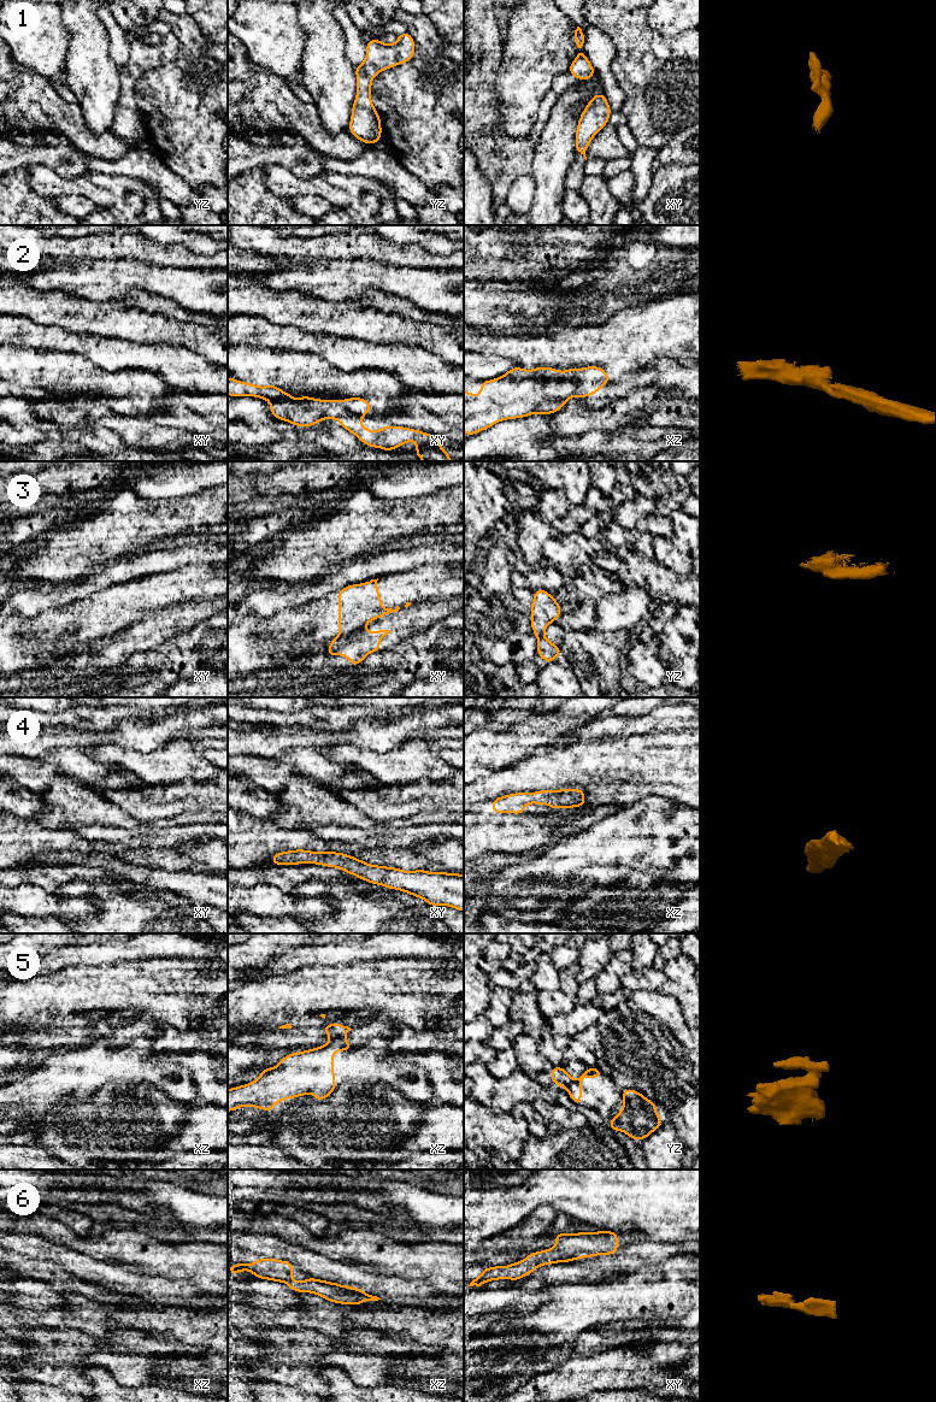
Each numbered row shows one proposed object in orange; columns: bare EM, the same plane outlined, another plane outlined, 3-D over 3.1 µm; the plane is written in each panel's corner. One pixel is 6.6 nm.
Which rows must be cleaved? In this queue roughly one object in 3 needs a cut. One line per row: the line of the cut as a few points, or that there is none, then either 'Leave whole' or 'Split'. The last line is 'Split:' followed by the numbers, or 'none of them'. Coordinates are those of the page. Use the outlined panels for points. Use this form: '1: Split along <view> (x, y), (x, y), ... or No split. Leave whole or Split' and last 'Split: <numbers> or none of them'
1: No split. Leave whole
2: No split. Leave whole
3: Split along xy (361, 628), (339, 637). Split
4: No split. Leave whole
5: Split along xz (343, 1038), (330, 1041). Split
6: No split. Leave whole
Split: 3, 5

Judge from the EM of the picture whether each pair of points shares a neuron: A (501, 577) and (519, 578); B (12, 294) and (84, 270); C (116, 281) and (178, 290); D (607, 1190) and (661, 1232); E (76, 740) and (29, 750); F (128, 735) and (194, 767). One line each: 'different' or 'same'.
A: different
B: different
C: same
D: same
E: same
F: different

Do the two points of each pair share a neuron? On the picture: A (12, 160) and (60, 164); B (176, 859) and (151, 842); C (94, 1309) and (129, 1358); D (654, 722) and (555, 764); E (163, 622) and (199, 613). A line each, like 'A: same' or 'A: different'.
A: same
B: different
C: same
D: different
E: same

